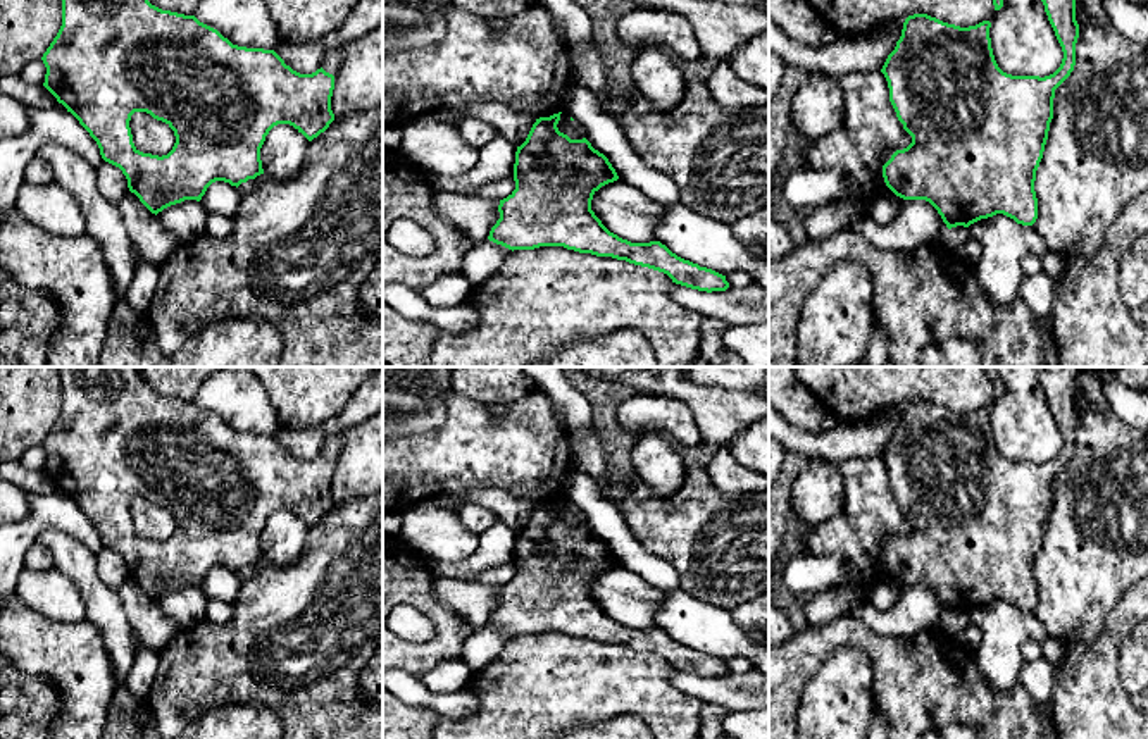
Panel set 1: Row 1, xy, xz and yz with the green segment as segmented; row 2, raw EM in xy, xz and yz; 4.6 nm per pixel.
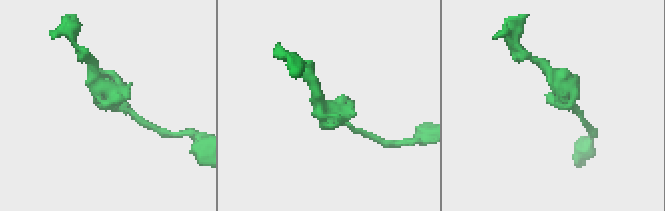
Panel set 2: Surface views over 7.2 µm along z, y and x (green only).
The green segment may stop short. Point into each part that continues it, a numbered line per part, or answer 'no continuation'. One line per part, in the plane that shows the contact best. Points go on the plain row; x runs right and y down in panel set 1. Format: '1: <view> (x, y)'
no continuation

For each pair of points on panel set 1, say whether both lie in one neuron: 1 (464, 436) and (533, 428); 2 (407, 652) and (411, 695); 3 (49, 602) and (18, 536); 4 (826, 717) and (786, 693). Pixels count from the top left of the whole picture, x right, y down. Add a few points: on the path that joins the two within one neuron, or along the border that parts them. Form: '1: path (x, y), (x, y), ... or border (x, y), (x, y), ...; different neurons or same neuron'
1: path (481, 436), (516, 436); same neuron
2: border (400, 669), (419, 677); different neurons
3: border (23, 569), (18, 579); different neurons
4: border (823, 665), (807, 683), (795, 720); different neurons

